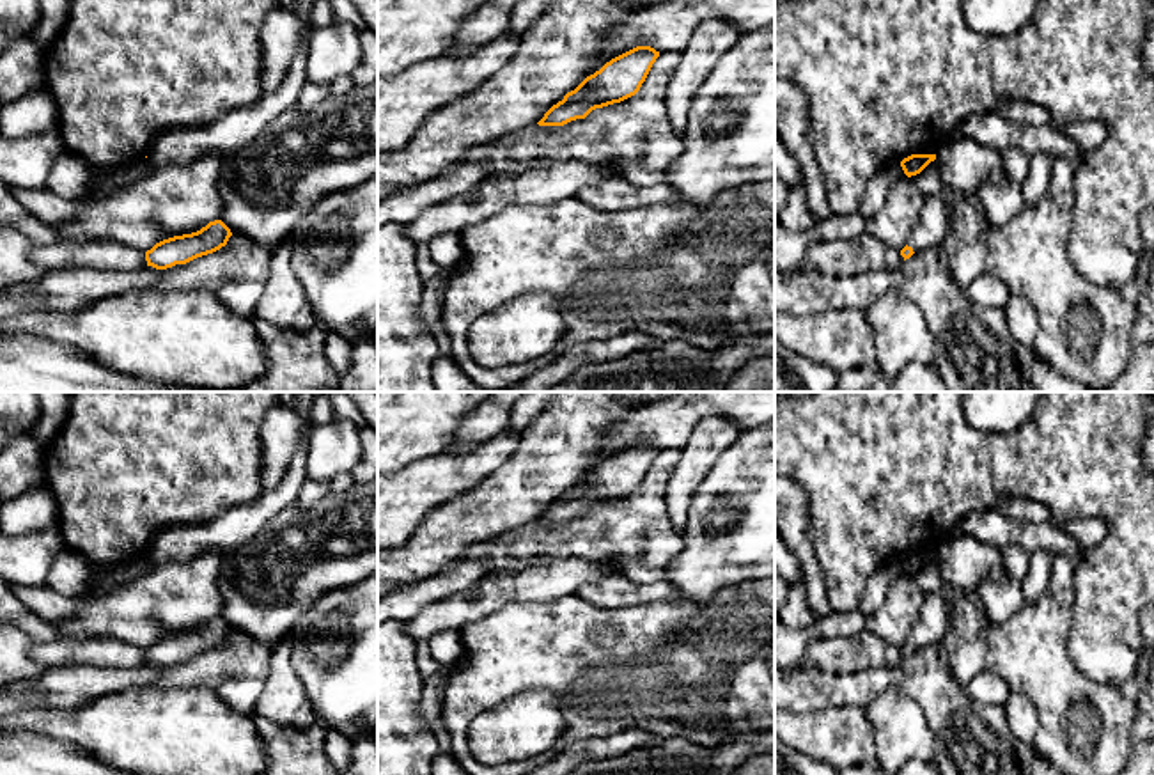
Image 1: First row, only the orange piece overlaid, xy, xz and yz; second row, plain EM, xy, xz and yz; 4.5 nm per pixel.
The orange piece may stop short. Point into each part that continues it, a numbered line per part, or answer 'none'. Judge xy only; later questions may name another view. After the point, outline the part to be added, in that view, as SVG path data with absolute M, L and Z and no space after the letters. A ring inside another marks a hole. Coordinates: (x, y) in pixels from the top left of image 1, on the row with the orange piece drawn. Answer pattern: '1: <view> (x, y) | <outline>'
none

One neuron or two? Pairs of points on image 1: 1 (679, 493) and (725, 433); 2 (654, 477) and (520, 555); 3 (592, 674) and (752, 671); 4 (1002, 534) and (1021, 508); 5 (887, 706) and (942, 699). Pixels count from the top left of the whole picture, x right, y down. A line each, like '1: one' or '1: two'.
1: one
2: one
3: one
4: two
5: two

